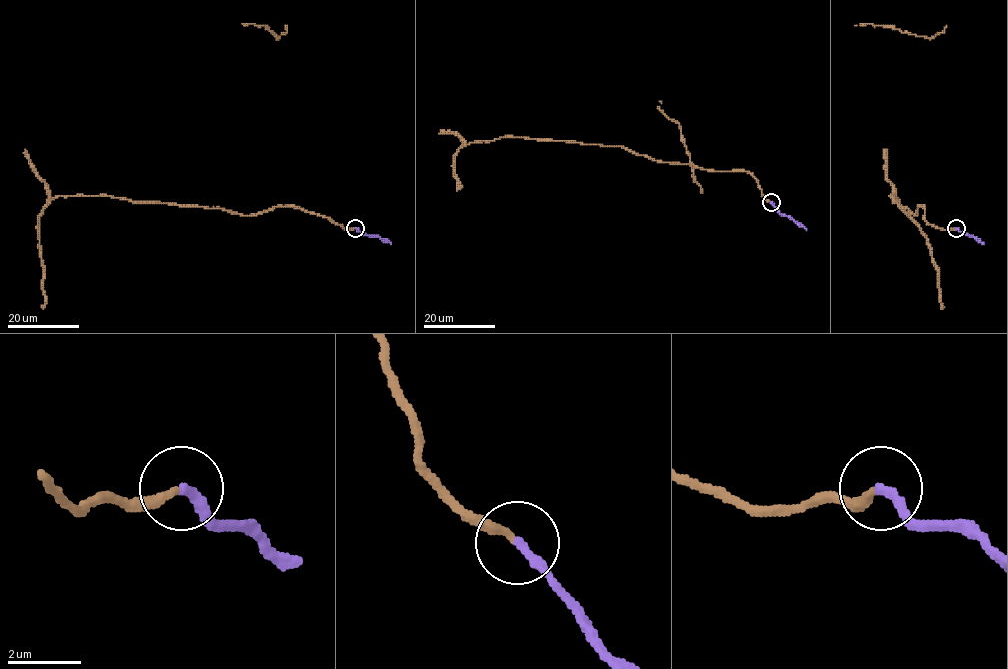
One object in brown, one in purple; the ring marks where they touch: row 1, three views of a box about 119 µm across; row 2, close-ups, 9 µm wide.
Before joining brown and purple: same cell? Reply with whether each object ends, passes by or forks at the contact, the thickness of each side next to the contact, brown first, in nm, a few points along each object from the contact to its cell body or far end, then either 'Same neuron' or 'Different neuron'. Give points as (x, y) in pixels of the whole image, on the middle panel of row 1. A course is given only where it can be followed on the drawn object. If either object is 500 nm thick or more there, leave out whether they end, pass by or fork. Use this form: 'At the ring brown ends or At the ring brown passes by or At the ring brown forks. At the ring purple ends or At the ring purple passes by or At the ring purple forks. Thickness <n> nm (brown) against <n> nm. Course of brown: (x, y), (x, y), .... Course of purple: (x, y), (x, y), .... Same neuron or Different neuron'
At the ring brown ends. At the ring purple ends. Thickness 240 nm (brown) against 280 nm. Course of brown: (771, 202), (744, 170), (658, 161), (613, 145), (508, 135), (459, 149), (453, 161), (458, 188). Course of purple: (771, 202), (781, 213), (807, 230). Same neuron

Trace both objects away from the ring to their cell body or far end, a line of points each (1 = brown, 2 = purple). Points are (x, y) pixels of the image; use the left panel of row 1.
1: (355, 227), (346, 229), (292, 206), (242, 215), (107, 195), (58, 196), (43, 209), (38, 223), (42, 308)
2: (355, 227), (365, 235), (386, 238), (391, 244)

